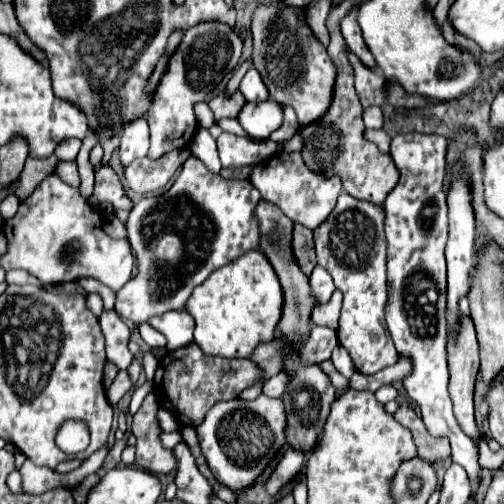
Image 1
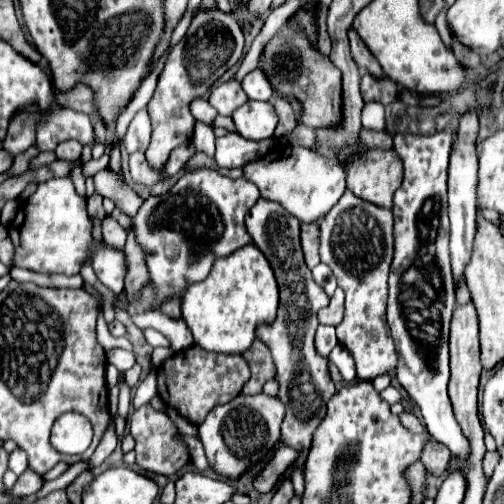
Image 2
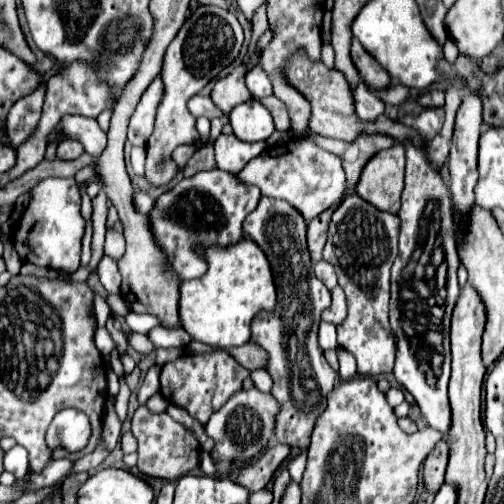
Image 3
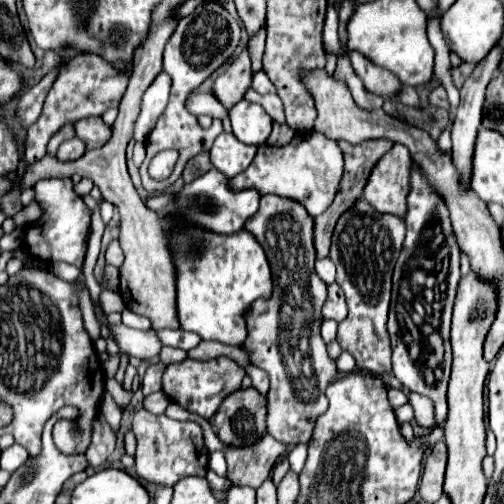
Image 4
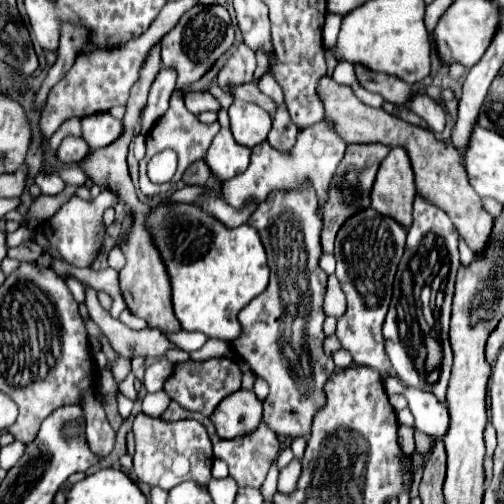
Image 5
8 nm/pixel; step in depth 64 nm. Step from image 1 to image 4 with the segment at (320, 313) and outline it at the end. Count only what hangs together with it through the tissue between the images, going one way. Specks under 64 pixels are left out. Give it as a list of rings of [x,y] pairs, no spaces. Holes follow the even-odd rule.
[[[332,282],[328,286],[328,300],[324,302],[324,308],[322,308],[322,316],[324,318],[332,318],[336,322],[342,322],[346,318],[346,300],[344,300],[344,292],[342,288]]]

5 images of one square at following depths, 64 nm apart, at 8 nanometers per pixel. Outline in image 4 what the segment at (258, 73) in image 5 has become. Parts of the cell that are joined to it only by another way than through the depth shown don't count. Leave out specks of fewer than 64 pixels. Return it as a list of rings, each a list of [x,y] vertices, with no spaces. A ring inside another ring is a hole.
[[[258,32],[250,42],[248,42],[248,50],[252,56],[252,70],[253,72],[262,69],[262,58],[265,50],[266,32]]]

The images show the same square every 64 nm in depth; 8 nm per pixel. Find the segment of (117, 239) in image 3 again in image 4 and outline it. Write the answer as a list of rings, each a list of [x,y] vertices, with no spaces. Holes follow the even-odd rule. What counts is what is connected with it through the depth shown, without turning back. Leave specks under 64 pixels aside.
[[[118,240],[110,242],[110,246],[106,250],[106,262],[112,264],[112,266],[116,266],[116,268],[120,268],[120,264],[124,262],[124,254],[122,254],[122,248],[120,248]]]

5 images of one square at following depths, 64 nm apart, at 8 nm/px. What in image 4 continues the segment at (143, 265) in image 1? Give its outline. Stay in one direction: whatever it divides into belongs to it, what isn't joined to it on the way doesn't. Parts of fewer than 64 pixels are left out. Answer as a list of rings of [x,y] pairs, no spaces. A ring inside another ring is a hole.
[[[212,168],[204,176],[196,178],[190,184],[184,184],[178,190],[178,200],[170,208],[170,212],[176,214],[176,218],[186,218],[192,224],[198,224],[206,230],[212,230],[218,234],[234,234],[242,230],[244,222],[258,210],[258,202],[260,202],[260,194],[256,190],[244,190],[238,194],[230,192],[228,178],[222,176],[222,172],[218,172],[216,168]]]

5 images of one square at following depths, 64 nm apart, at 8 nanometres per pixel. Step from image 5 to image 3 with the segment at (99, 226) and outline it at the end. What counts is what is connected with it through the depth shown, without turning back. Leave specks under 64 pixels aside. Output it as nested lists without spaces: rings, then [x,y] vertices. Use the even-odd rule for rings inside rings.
[[[46,178],[32,188],[32,200],[28,210],[36,218],[28,244],[32,250],[22,260],[54,268],[54,270],[68,270],[76,272],[80,266],[80,242],[84,236],[84,218],[80,214],[80,192],[74,178]]]

